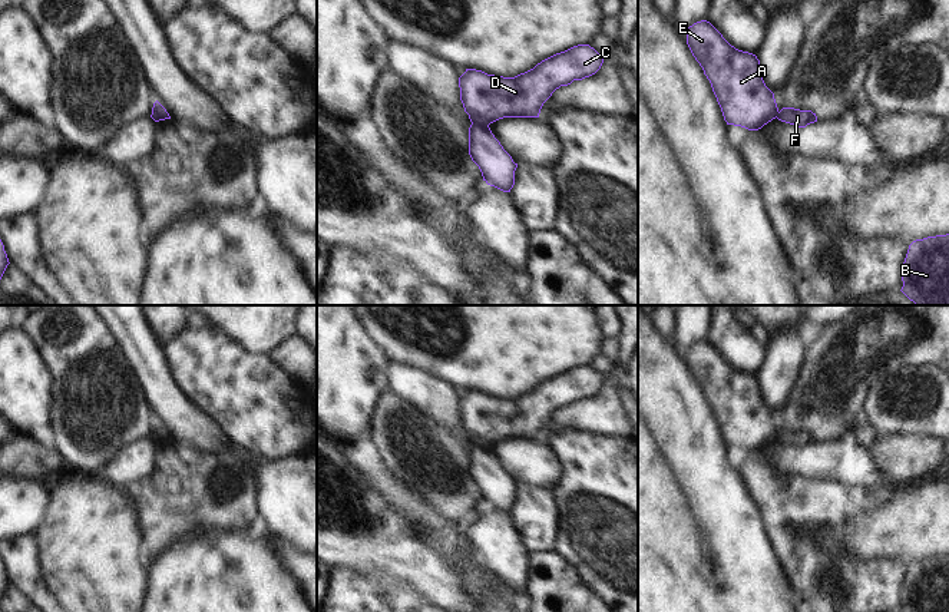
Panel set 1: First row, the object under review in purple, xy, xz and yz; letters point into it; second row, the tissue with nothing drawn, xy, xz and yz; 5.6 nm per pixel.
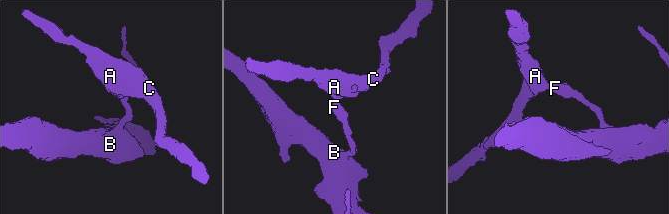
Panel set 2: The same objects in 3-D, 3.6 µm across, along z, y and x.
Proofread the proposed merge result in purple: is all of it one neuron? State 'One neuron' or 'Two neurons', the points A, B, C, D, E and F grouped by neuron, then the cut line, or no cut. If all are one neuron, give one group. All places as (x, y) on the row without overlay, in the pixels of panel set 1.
Two neurons. Groups: A C D E / B F. Split along xz (472, 443), (488, 447)

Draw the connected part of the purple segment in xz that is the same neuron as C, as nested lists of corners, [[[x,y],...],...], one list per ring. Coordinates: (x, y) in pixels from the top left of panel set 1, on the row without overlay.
[[[578,365],[565,373],[556,374],[533,390],[515,398],[487,396],[482,391],[466,390],[459,398],[460,421],[472,444],[489,447],[503,439],[539,439],[543,424],[561,407],[573,401],[582,401],[595,396],[604,384],[604,376],[589,365]]]

